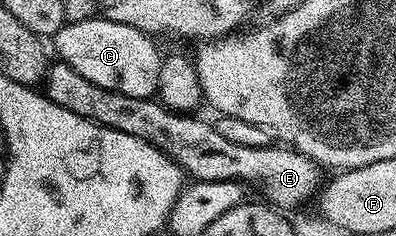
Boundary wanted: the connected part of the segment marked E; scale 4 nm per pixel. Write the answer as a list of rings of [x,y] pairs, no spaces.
[[[57,61],[49,65],[46,93],[50,101],[66,108],[66,112],[74,112],[74,116],[96,122],[99,126],[114,128],[118,132],[126,132],[126,136],[138,136],[138,140],[146,140],[172,159],[189,179],[198,182],[226,180],[239,182],[248,188],[253,186],[260,190],[259,197],[265,203],[284,212],[302,205],[312,193],[315,195],[321,189],[321,167],[305,154],[280,144],[234,144],[234,140],[226,140],[226,136],[222,136],[222,132],[218,132],[211,121],[203,122],[196,118],[200,116],[177,114],[165,108],[155,97],[122,96],[116,90],[98,88],[98,84],[90,84],[86,76],[78,76],[78,72],[74,72],[74,68],[65,62]]]

